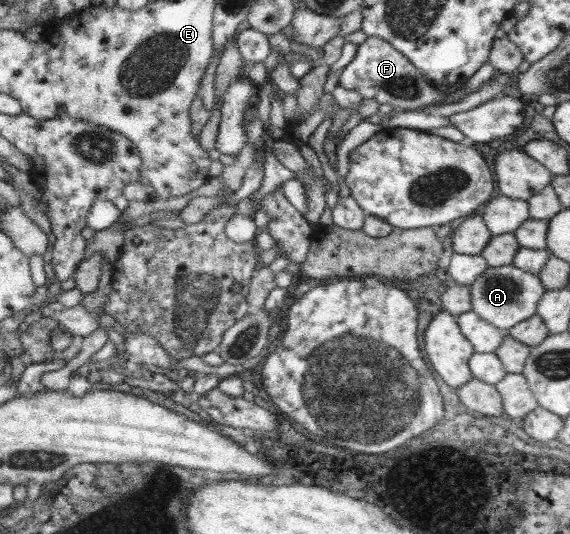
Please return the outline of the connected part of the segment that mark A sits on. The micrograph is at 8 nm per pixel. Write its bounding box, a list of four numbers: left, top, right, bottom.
[471,266,546,330]

